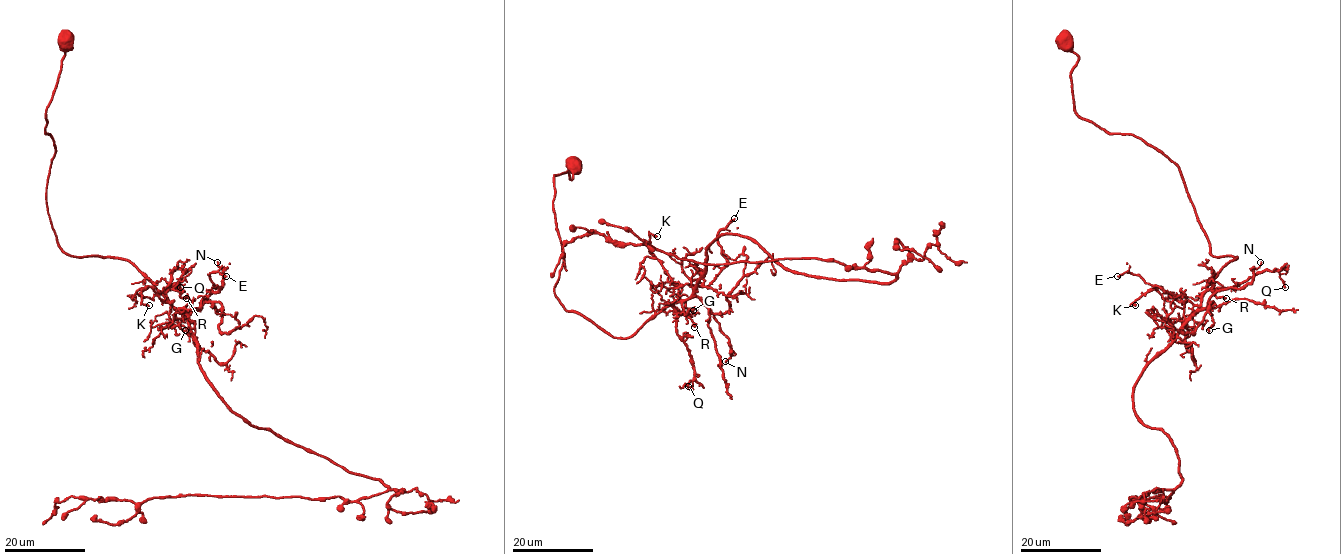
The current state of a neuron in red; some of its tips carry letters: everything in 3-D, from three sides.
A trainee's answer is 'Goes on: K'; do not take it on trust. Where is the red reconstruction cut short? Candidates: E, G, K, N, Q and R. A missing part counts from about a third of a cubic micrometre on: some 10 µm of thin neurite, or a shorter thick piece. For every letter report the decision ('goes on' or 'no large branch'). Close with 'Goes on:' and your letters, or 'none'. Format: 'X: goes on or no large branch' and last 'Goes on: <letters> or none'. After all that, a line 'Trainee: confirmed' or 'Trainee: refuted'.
E: no large branch
G: no large branch
K: no large branch
N: no large branch
Q: no large branch
R: no large branch
Goes on: none
Trainee: refuted

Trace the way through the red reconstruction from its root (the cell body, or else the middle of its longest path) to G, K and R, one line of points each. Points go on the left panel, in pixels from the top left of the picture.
G: (67, 42), (44, 128), (55, 146), (45, 202), (58, 246), (76, 257), (128, 260), (185, 330)
K: (67, 42), (45, 113), (50, 221), (66, 253), (126, 259), (173, 301), (147, 286), (149, 305)
R: (67, 42), (44, 128), (55, 146), (45, 202), (58, 246), (76, 257), (126, 259), (158, 290), (186, 298)

